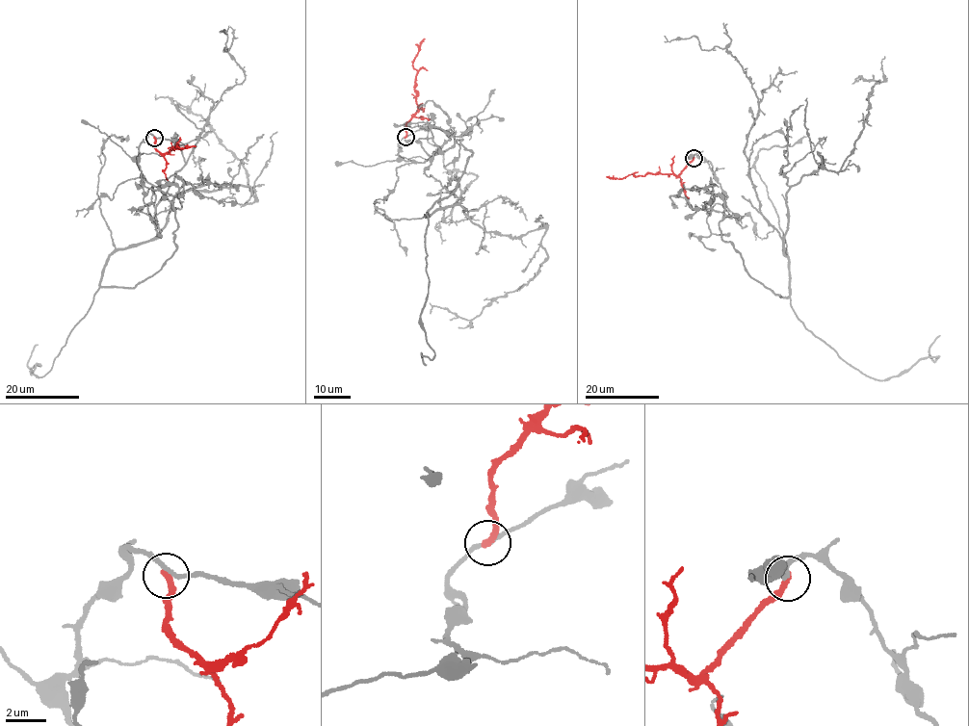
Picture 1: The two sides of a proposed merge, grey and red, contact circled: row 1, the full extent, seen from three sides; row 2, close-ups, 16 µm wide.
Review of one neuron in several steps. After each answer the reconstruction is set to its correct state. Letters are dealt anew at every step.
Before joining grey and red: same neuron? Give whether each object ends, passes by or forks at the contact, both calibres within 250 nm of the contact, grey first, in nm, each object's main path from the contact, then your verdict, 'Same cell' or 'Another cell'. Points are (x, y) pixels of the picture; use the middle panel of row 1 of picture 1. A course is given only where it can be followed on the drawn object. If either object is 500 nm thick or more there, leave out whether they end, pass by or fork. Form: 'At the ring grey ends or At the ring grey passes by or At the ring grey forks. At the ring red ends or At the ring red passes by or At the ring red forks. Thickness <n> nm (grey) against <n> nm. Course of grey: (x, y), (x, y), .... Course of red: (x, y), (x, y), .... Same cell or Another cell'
At the ring grey passes by. At the ring red ends. Thickness 220 nm (grey) against 320 nm. Course of grey: (405, 137), (405, 161), (457, 139), (473, 153), (424, 217), (544, 227), (530, 280), (474, 318), (431, 313). Course of red: (405, 137), (407, 120), (417, 111), (413, 59), (424, 38). Another cell

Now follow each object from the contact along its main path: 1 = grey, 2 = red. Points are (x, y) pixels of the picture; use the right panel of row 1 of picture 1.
1: (694, 158), (728, 196), (721, 237), (787, 298), (788, 190), (851, 154), (878, 82), (861, 76)
2: (694, 158), (677, 175), (646, 173), (636, 176), (631, 173), (619, 179), (606, 176)

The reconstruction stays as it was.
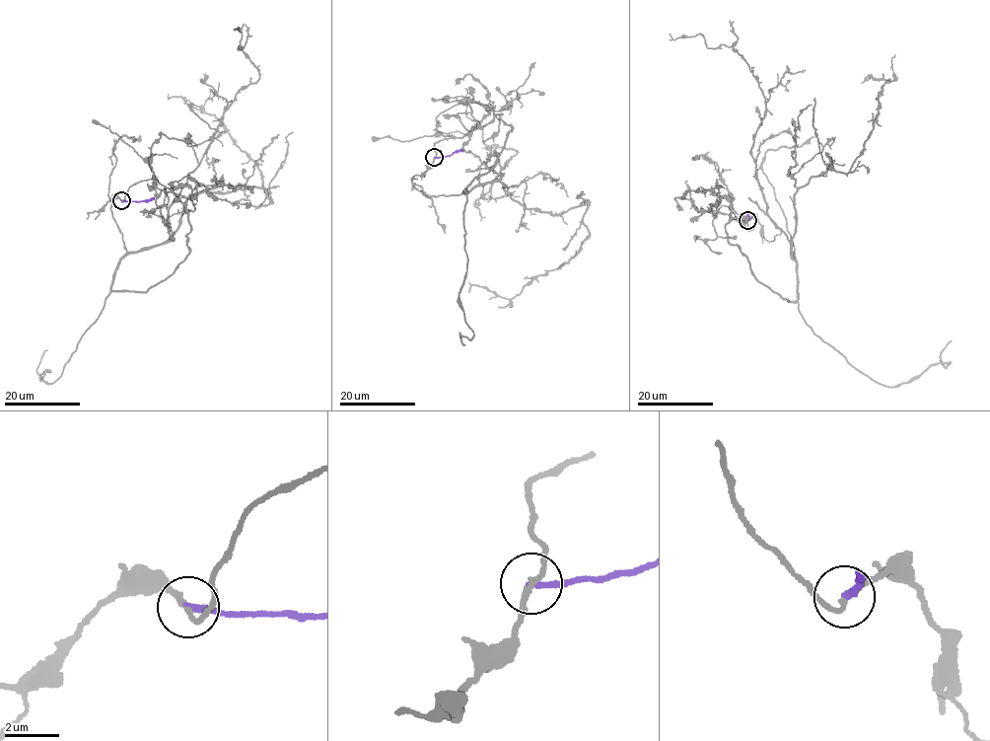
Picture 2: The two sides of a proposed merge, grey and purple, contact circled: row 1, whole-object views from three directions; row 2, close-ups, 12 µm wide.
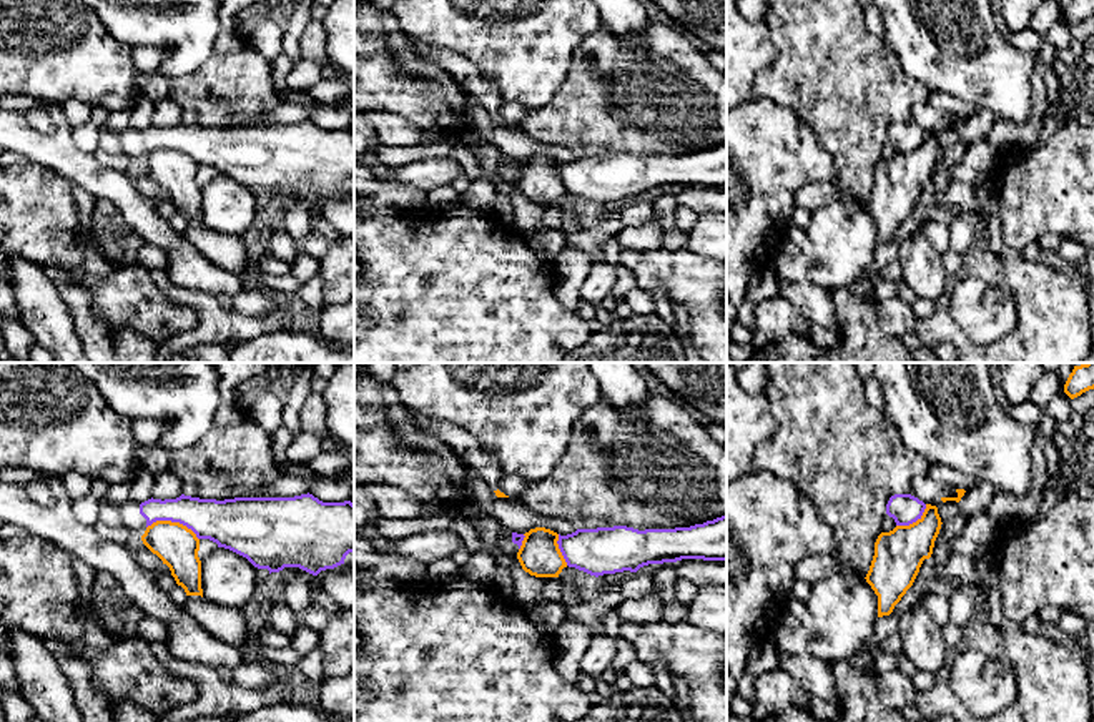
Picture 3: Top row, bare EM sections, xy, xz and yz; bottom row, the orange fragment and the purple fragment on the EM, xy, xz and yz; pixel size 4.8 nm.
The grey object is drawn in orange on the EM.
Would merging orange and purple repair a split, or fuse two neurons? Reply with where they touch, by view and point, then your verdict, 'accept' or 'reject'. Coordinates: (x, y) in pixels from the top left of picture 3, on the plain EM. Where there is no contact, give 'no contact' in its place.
contact xy (173, 150); reject

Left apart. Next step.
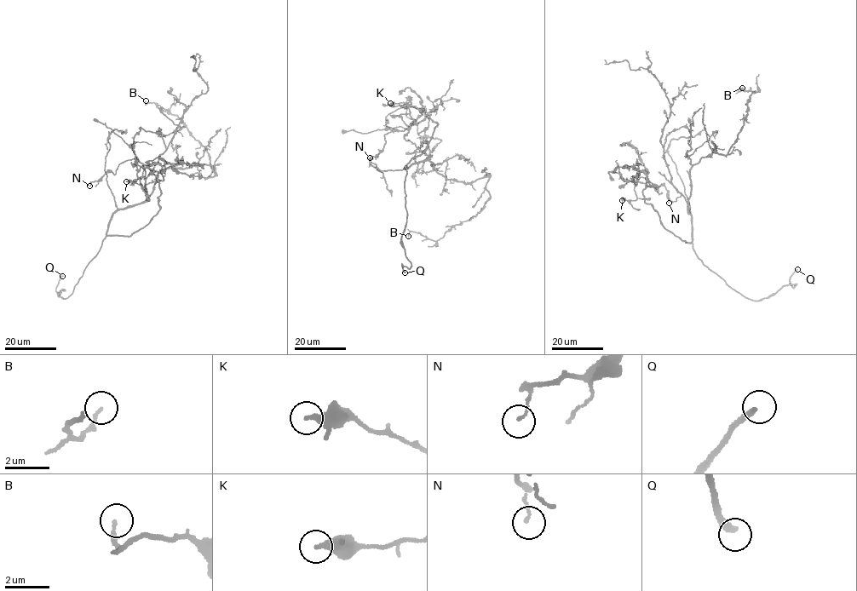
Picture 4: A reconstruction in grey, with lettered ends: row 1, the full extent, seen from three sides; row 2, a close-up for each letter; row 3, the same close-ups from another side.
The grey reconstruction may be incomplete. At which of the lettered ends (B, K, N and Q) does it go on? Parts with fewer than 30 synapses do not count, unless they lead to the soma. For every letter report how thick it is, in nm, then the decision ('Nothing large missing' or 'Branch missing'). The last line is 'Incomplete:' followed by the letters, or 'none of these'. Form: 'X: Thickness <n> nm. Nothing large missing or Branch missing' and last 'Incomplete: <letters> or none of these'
B: Thickness 160 nm. Nothing large missing
K: Thickness 360 nm. Nothing large missing
N: Thickness 130 nm. Nothing large missing
Q: Thickness 280 nm. Branch missing
Incomplete: Q

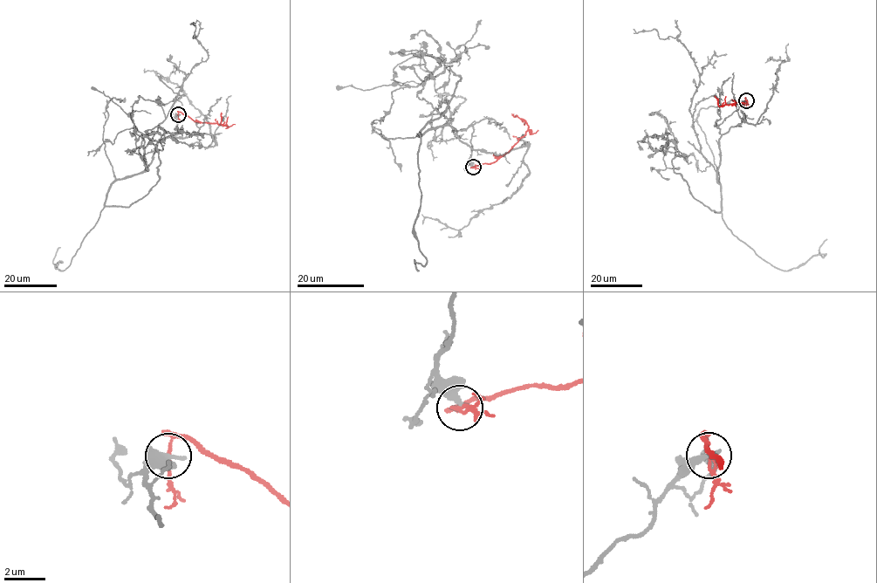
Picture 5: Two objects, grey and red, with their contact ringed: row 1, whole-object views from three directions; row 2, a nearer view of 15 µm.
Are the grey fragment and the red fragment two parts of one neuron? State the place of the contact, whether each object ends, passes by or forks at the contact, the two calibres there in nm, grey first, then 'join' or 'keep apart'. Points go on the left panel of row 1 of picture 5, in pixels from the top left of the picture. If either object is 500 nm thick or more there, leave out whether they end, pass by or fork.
at (178, 114); grey ends there; red forks there; 380 nm thick on the grey side, 130 nm on the other; keep apart

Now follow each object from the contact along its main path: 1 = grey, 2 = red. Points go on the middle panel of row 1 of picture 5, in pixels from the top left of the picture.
1: (472, 167), (472, 126), (419, 135), (444, 111), (460, 79), (451, 65), (393, 90), (386, 114), (373, 121)
2: (472, 167), (499, 159), (524, 134), (528, 125), (512, 114)

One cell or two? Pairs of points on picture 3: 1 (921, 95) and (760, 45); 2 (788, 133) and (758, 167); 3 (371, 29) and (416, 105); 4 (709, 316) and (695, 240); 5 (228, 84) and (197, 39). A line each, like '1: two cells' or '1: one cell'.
1: two cells
2: one cell
3: one cell
4: two cells
5: two cells

